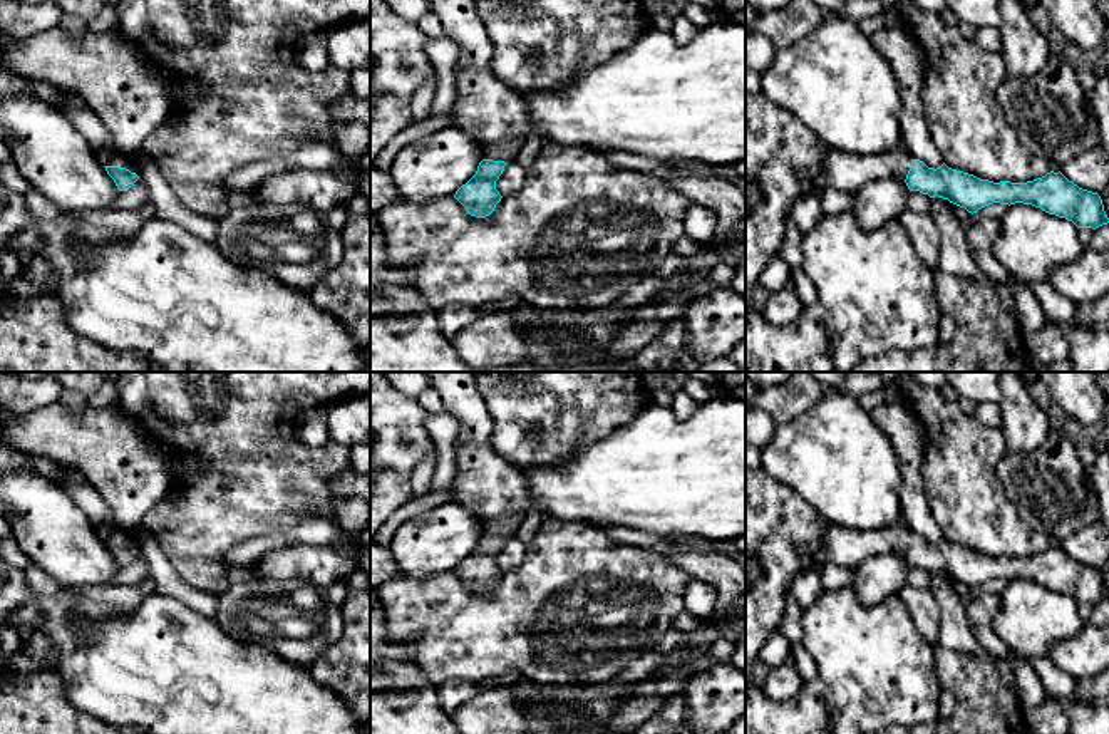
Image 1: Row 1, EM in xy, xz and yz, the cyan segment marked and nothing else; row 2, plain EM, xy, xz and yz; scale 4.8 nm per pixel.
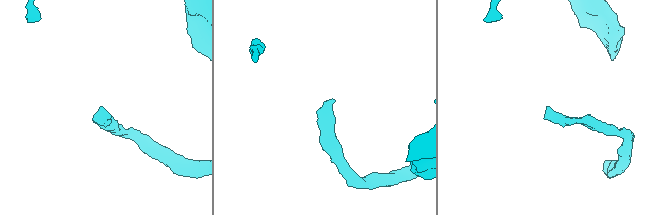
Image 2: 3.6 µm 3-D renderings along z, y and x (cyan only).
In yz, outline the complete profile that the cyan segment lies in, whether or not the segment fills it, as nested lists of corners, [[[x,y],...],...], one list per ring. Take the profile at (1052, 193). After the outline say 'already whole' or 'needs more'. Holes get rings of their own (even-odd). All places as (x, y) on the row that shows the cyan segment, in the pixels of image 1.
[[[823,147],[823,174],[818,179],[823,189],[834,188],[854,194],[866,183],[881,178],[905,181],[910,191],[948,199],[972,215],[993,203],[1024,203],[1065,218],[1077,228],[1096,230],[1109,223],[1101,196],[1079,188],[1060,171],[1027,183],[993,183],[952,169],[945,163],[936,169],[928,168],[908,151],[848,154]]]; needs more

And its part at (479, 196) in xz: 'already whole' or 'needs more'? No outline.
needs more

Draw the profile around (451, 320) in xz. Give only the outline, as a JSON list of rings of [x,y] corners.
[[[451,305],[437,313],[437,328],[447,340],[452,340],[476,318],[477,313],[474,307]]]

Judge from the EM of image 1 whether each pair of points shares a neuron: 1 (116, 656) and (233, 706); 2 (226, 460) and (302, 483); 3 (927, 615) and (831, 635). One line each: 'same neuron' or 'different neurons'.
1: same neuron
2: same neuron
3: different neurons

